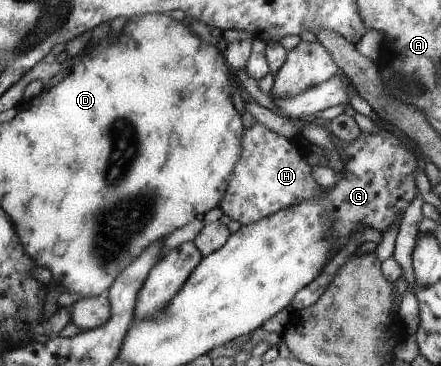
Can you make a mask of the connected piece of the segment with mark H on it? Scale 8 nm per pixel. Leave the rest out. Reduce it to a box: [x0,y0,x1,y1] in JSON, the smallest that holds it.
[218,123,323,226]

